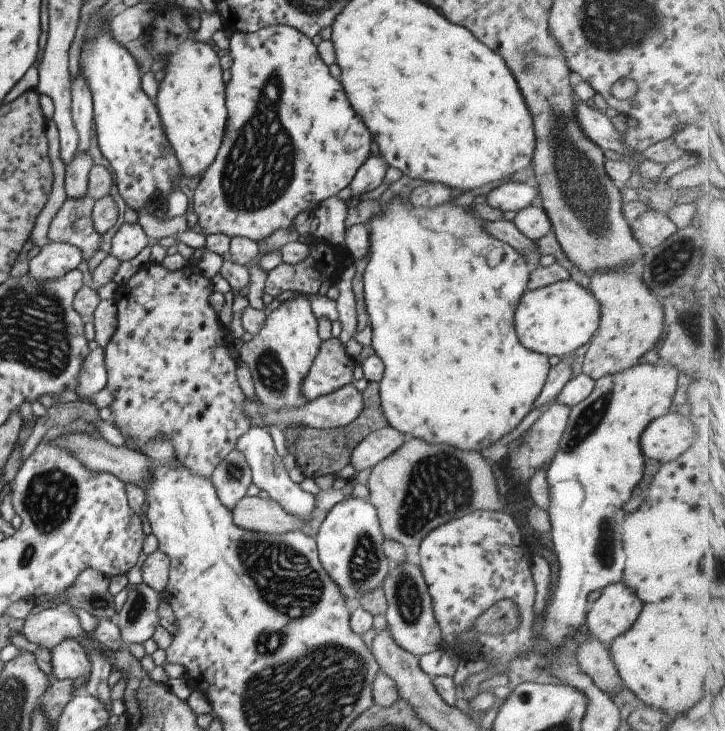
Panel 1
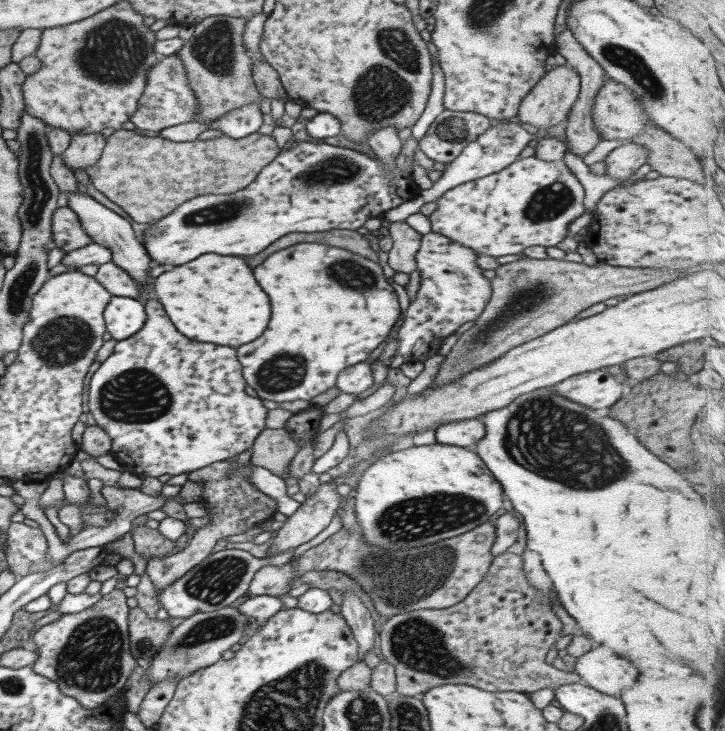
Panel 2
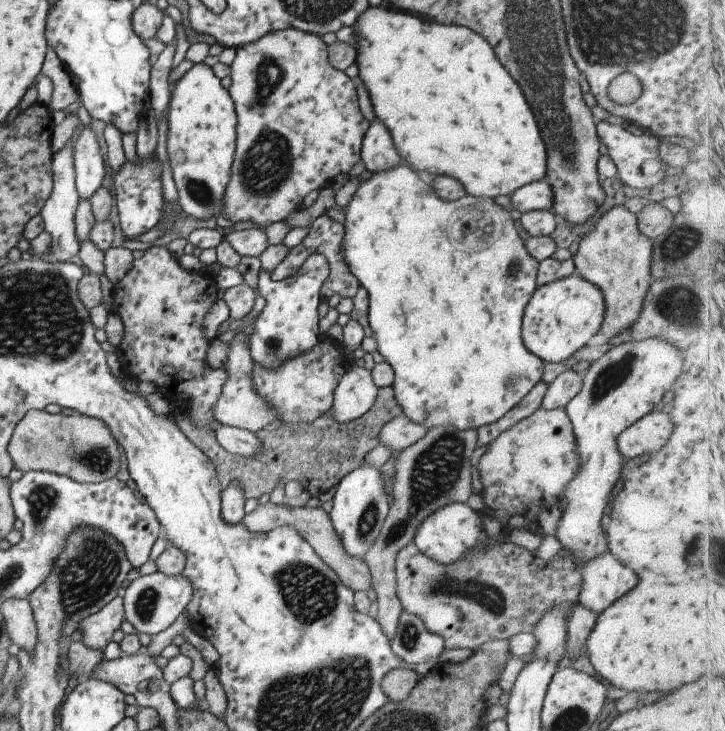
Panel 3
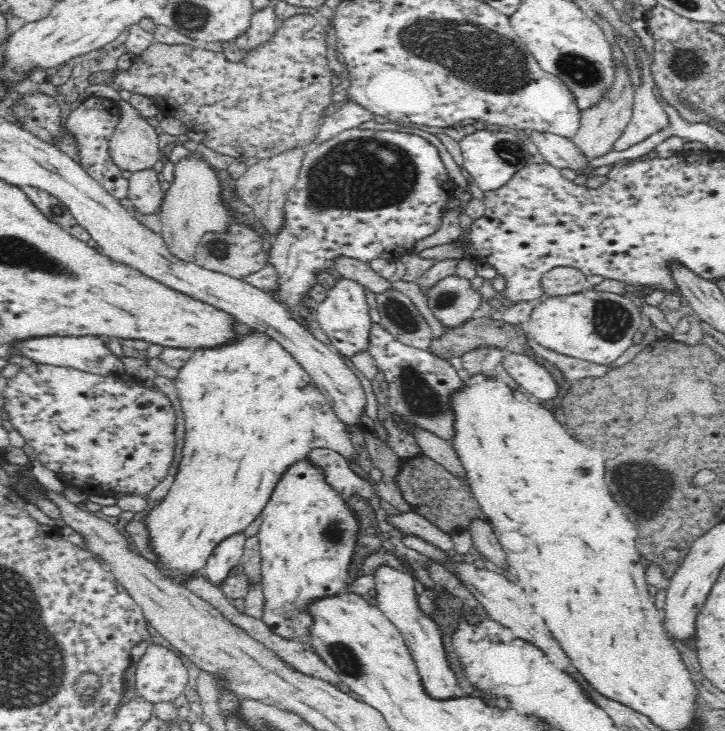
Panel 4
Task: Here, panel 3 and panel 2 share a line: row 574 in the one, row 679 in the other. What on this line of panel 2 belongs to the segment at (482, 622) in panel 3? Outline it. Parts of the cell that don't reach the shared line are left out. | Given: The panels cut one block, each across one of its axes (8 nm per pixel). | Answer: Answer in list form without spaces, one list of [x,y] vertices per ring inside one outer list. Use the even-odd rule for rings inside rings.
[[[505,551],[492,557],[485,577],[463,600],[444,609],[419,609],[389,617],[379,626],[376,647],[380,656],[394,668],[395,694],[413,697],[434,686],[447,683],[479,687],[487,692],[535,692],[562,684],[581,682],[571,671],[558,671],[545,663],[545,654],[557,640],[561,622],[544,597],[529,586],[522,569],[522,558]]]

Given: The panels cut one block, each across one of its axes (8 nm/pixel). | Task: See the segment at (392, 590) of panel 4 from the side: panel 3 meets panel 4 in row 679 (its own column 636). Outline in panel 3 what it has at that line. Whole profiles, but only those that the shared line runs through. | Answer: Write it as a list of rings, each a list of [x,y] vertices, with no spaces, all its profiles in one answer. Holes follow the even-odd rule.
[[[659,409],[648,412],[619,433],[615,446],[623,459],[661,450],[671,432],[671,422],[663,414]]]

